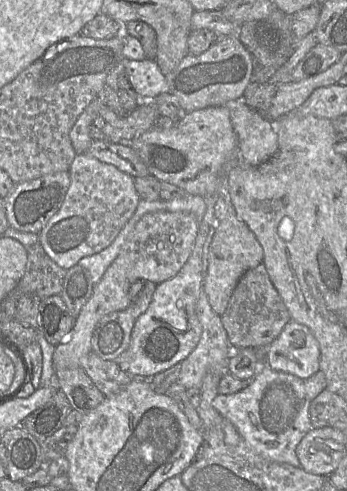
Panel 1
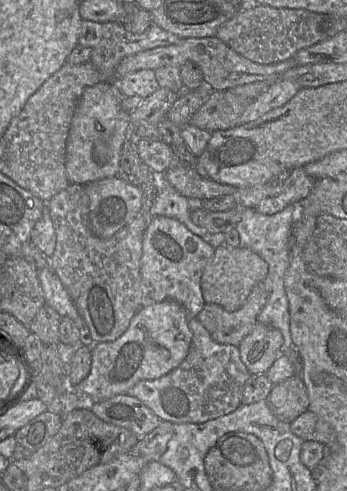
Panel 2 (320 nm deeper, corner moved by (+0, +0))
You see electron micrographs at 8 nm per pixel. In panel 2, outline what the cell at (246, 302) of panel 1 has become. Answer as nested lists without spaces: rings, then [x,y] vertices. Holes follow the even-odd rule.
[[[260,282],[240,309],[228,312],[218,304],[206,303],[197,317],[215,342],[238,346],[258,323],[257,317],[267,299],[264,283]]]

